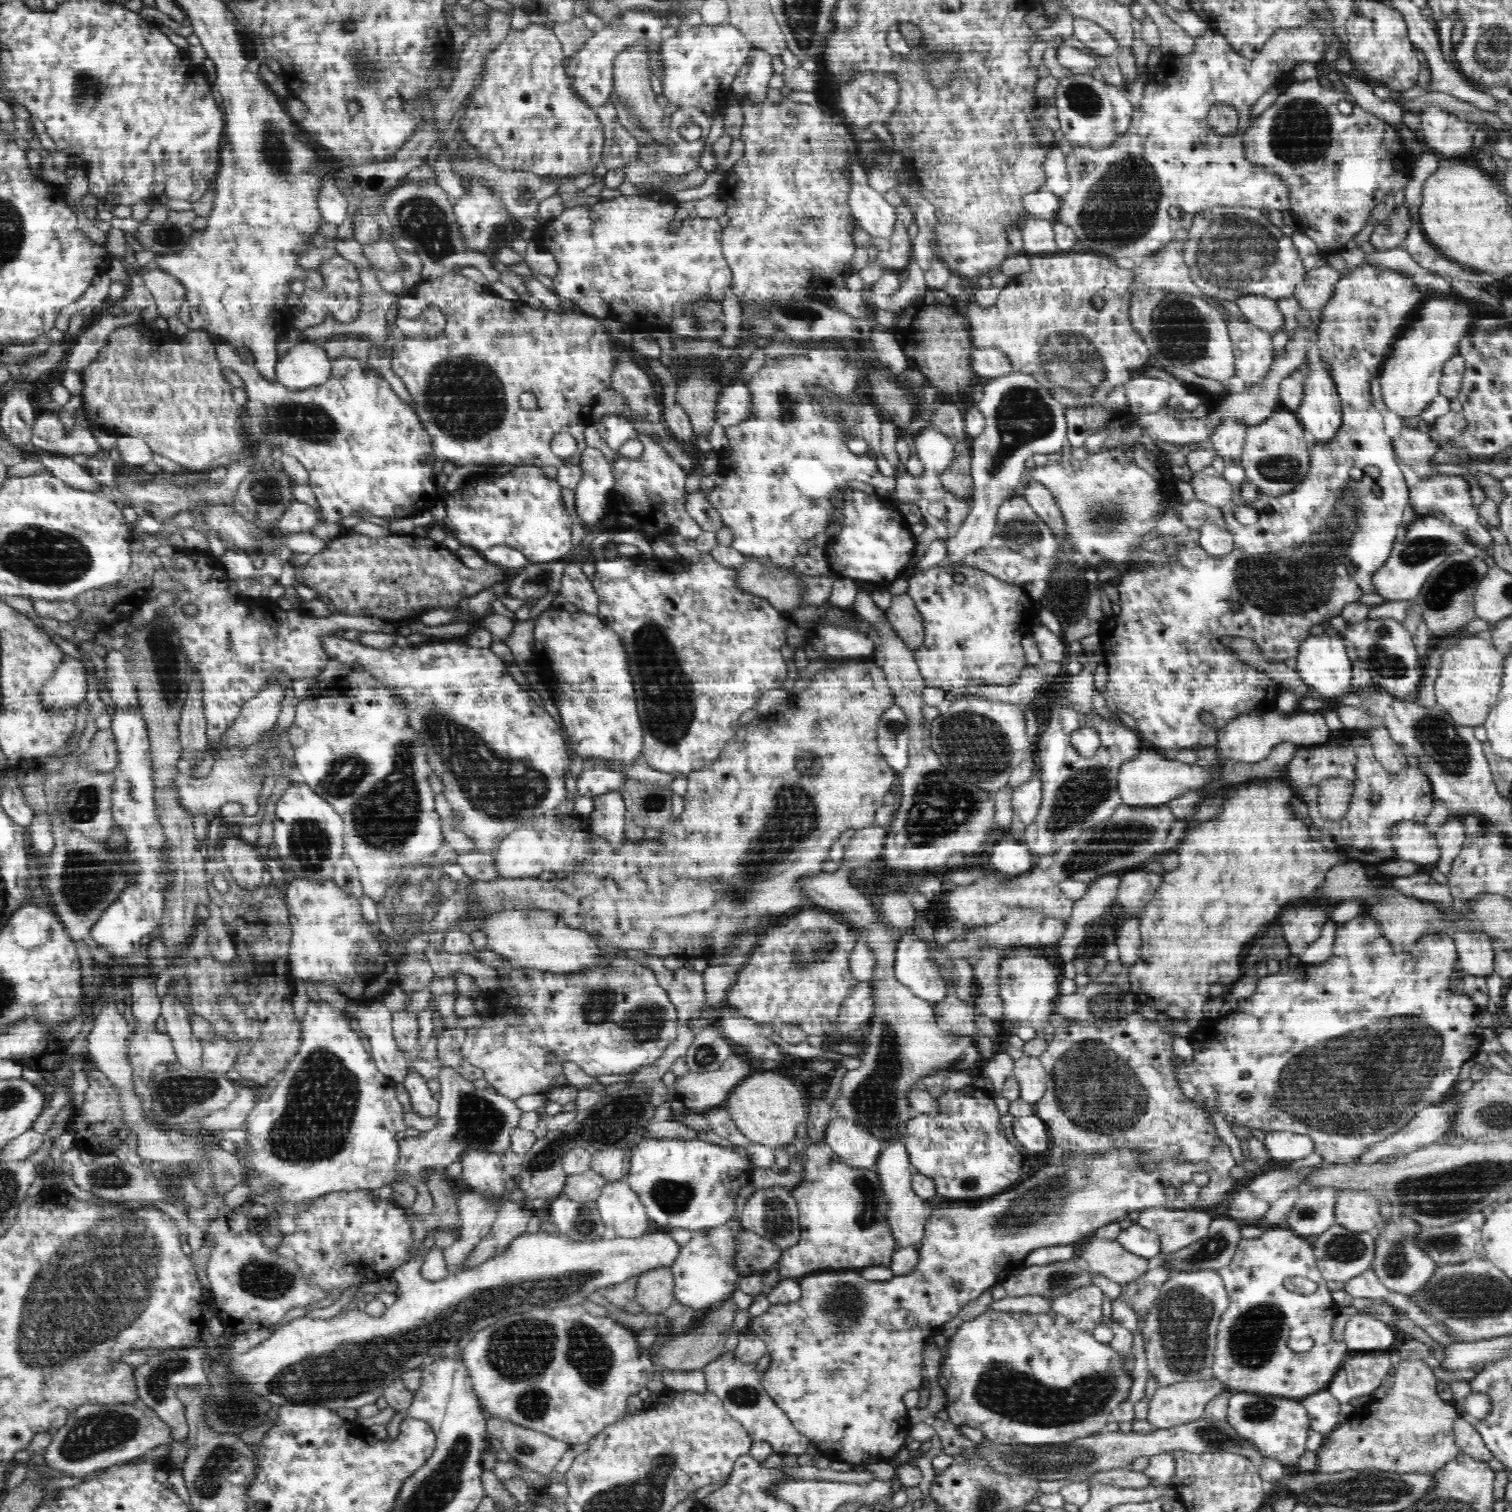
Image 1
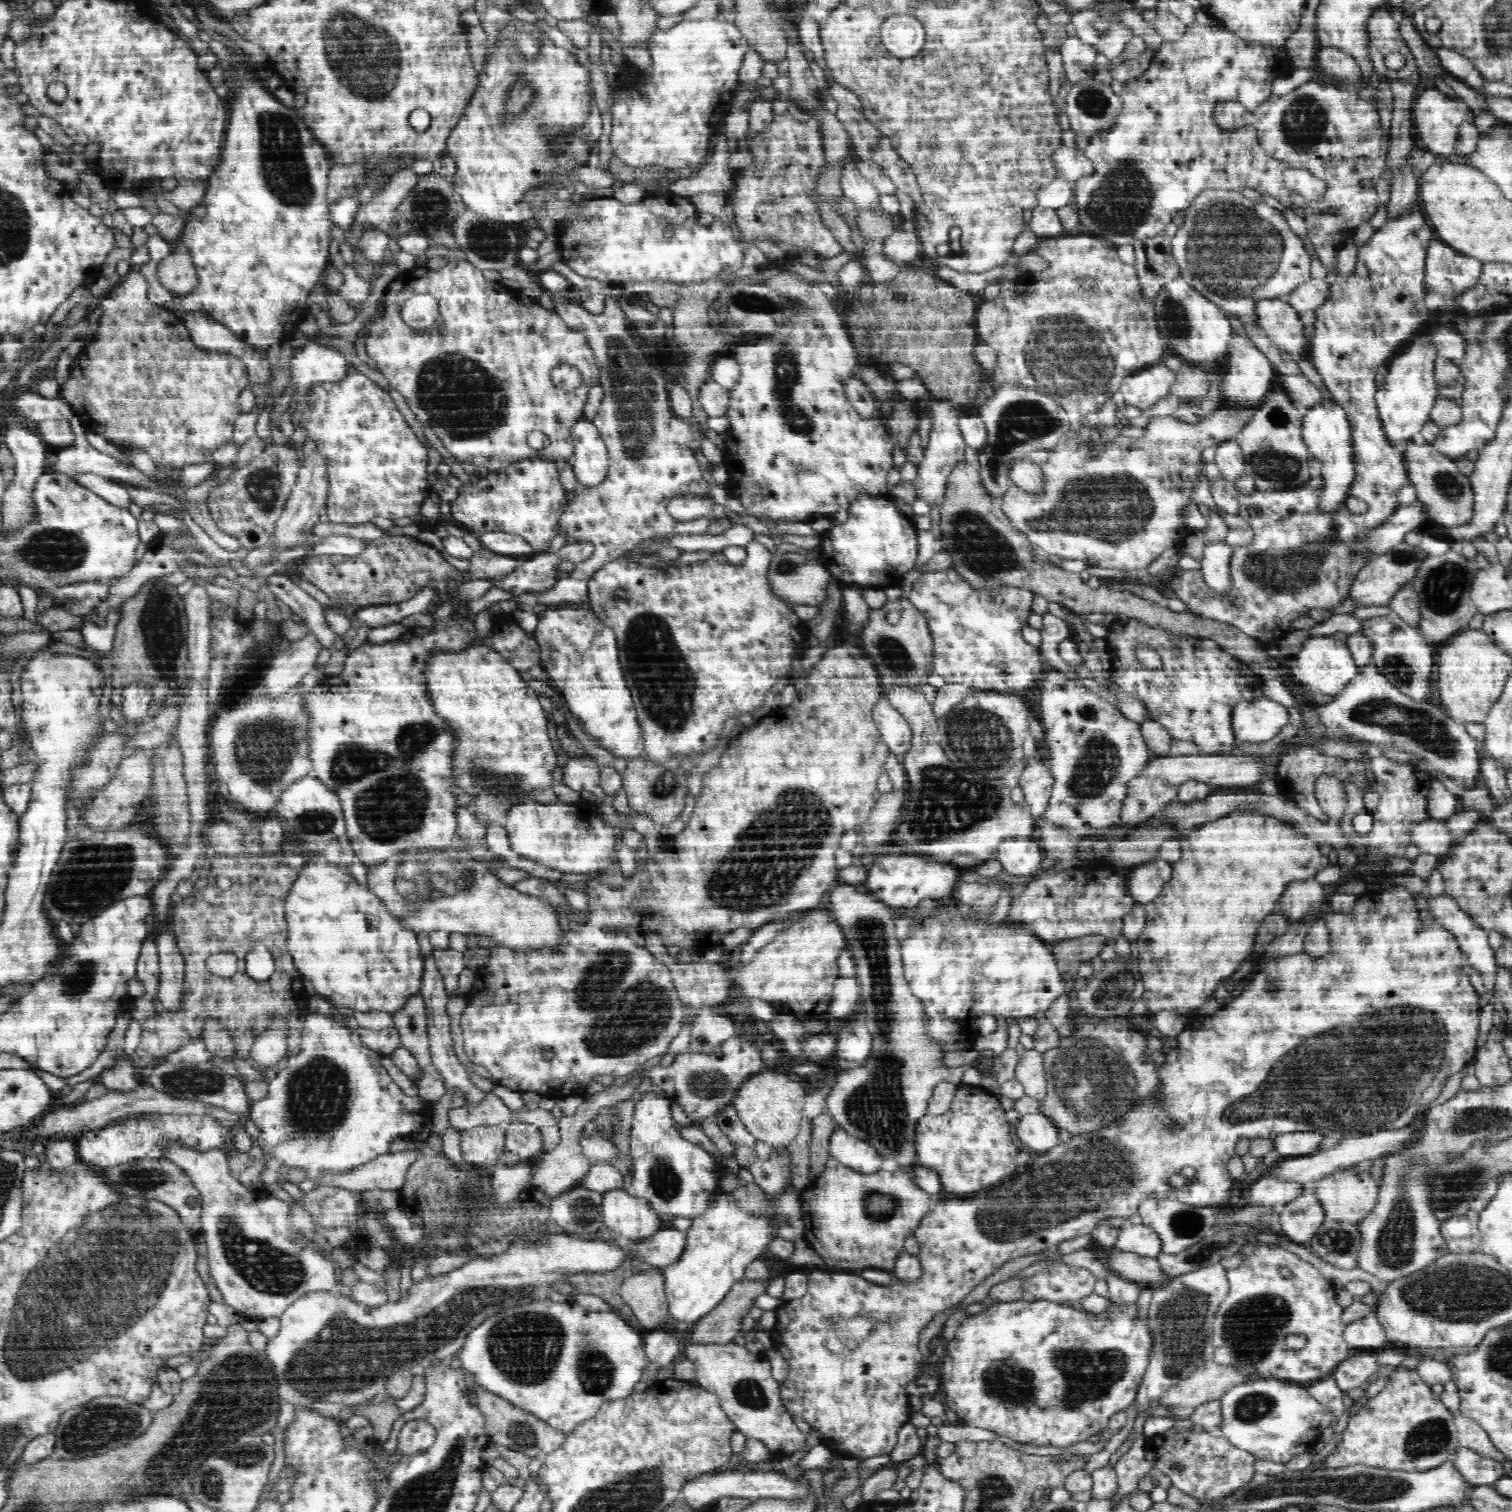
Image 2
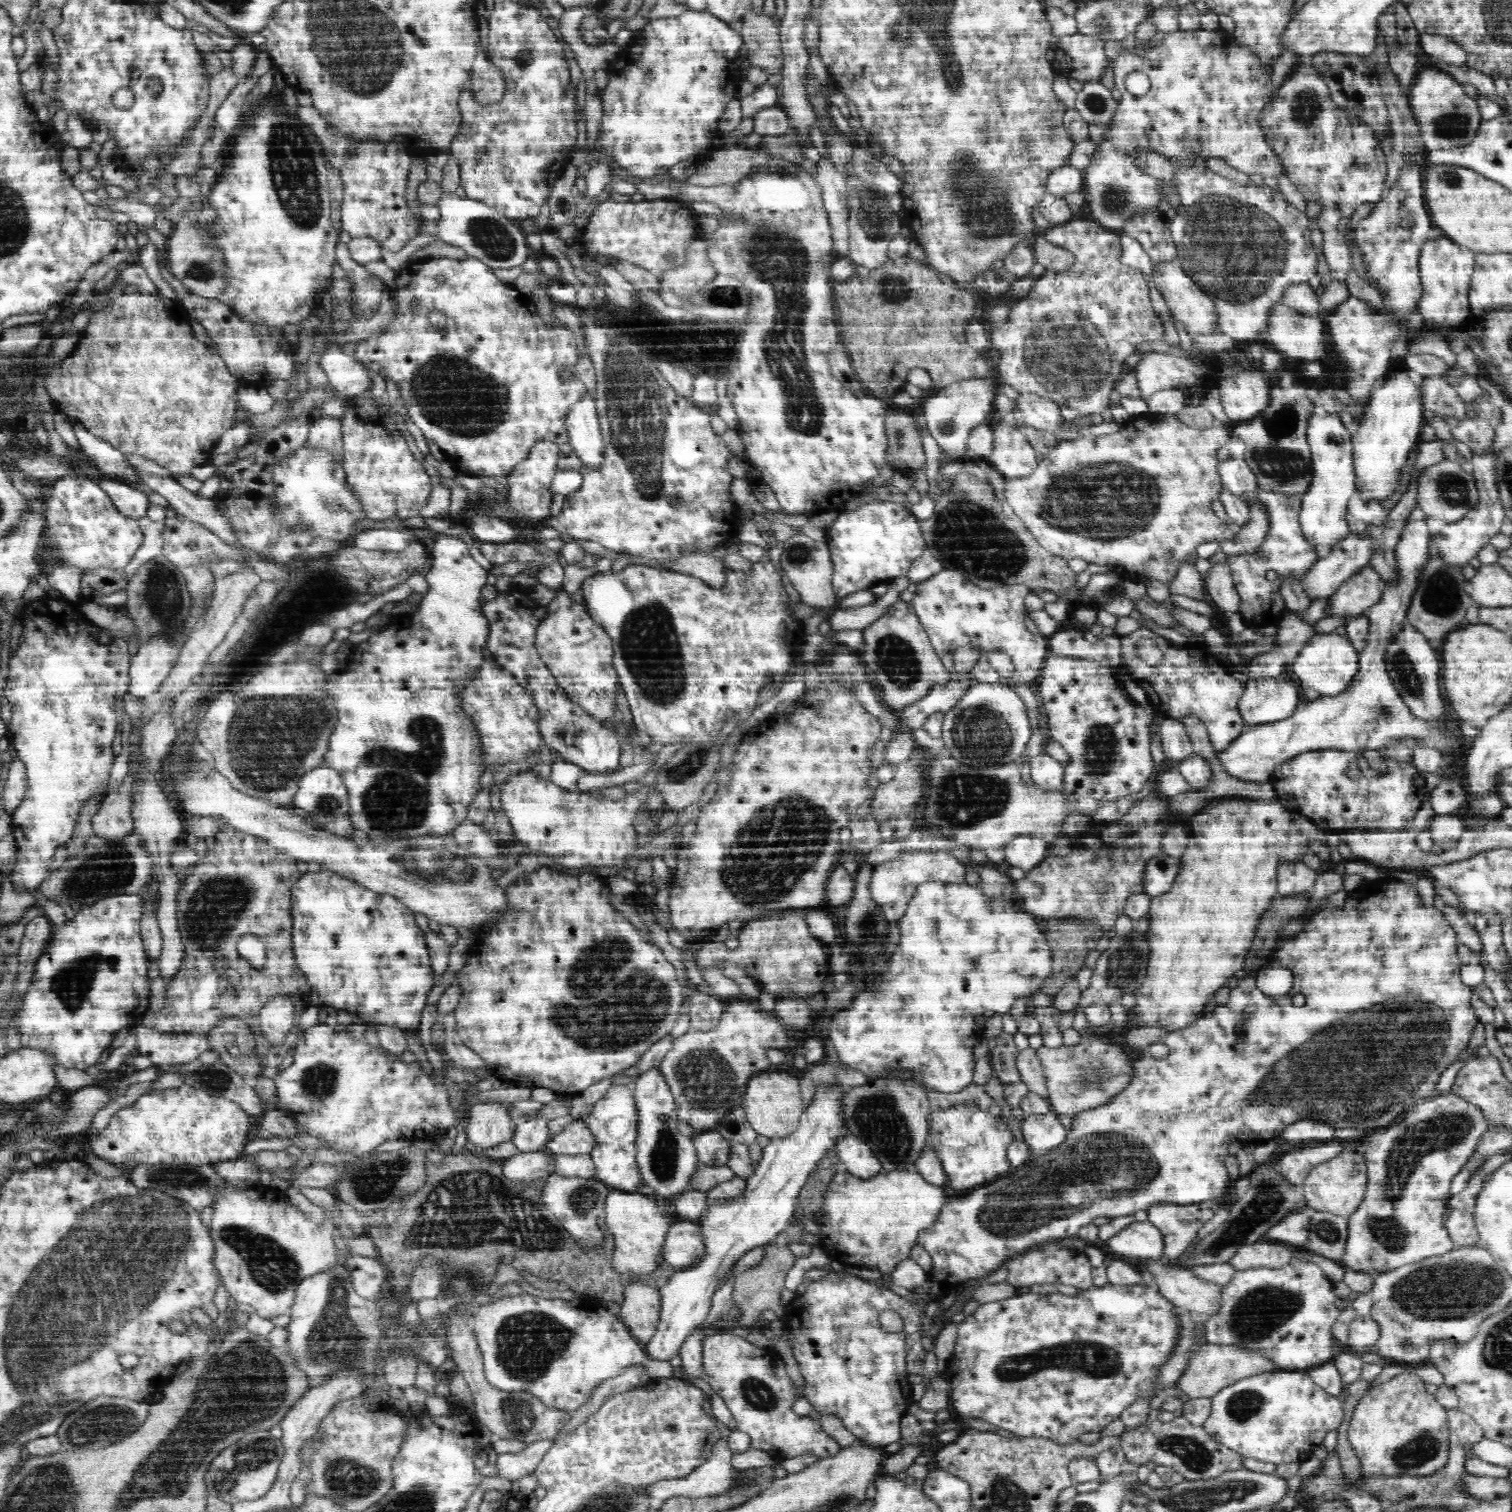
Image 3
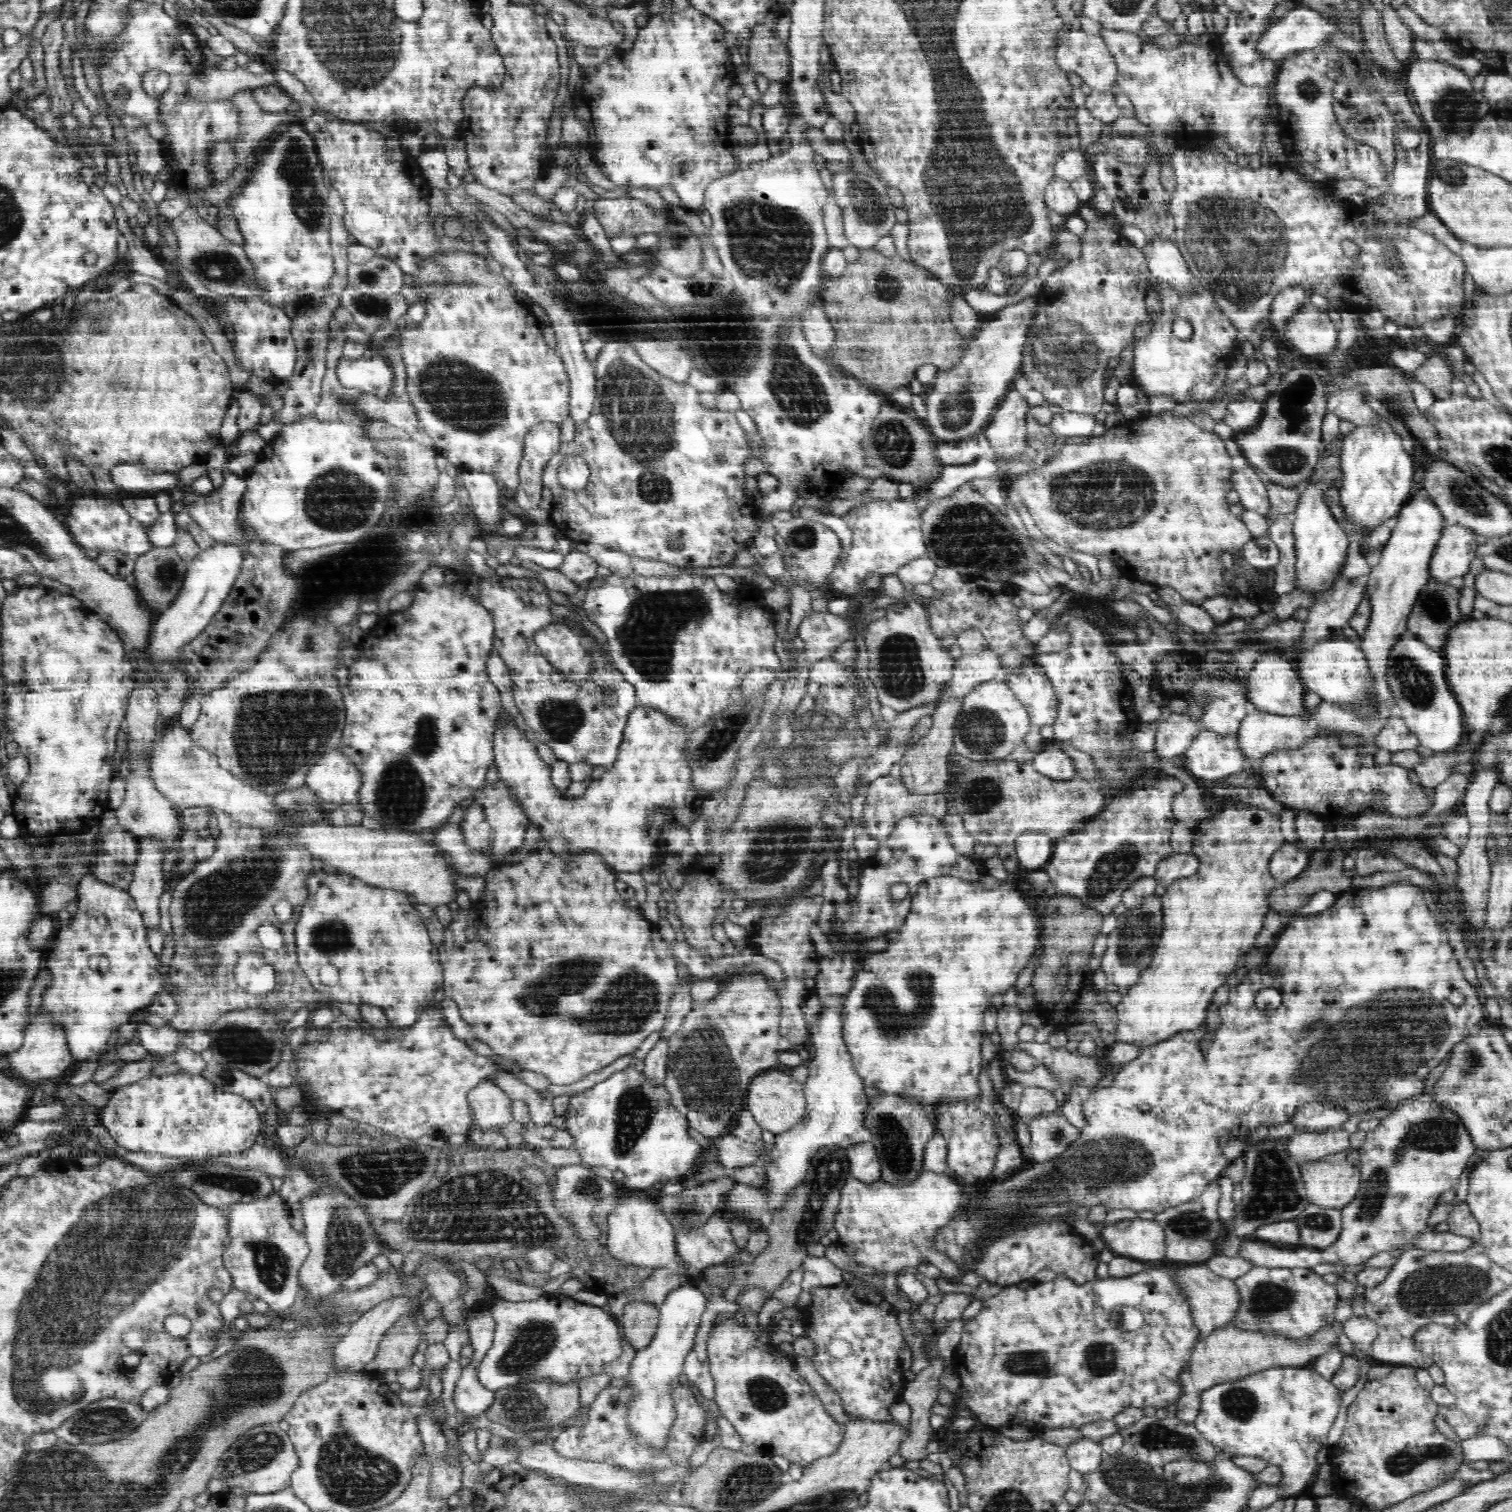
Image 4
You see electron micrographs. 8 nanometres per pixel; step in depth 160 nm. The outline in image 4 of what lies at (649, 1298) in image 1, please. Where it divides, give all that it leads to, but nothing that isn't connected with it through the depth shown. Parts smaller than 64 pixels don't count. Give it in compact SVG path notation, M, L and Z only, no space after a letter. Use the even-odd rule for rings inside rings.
M642 1300L630 1301L623 1306L618 1323L623 1338L634 1350L646 1348L656 1334L660 1311L657 1306Z

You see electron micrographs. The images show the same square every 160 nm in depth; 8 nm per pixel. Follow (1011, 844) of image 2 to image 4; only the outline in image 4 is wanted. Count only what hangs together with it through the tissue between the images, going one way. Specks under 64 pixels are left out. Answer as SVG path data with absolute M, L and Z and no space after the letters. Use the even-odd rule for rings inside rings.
M1040 831L1023 832L1015 840L1015 849L1020 866L1027 869L1042 869L1048 864L1052 856L1052 846L1054 842L1050 836Z

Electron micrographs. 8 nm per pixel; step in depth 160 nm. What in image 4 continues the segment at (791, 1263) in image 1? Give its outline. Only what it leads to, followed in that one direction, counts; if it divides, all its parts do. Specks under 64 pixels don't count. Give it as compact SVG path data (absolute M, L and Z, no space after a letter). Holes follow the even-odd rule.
M922 1171L912 1183L905 1185L892 1185L882 1179L876 1183L863 1183L855 1179L852 1174L847 1176L846 1182L841 1190L841 1204L837 1215L834 1217L834 1230L838 1232L838 1244L850 1258L862 1266L874 1268L884 1272L884 1285L892 1293L904 1296L897 1287L897 1276L894 1272L902 1268L917 1267L920 1263L932 1263L938 1267L941 1276L948 1281L955 1282L963 1276L964 1272L954 1264L954 1261L946 1255L938 1252L933 1243L937 1232L942 1227L950 1224L956 1210L960 1208L964 1200L962 1188L956 1179L948 1178L948 1174L938 1172Z

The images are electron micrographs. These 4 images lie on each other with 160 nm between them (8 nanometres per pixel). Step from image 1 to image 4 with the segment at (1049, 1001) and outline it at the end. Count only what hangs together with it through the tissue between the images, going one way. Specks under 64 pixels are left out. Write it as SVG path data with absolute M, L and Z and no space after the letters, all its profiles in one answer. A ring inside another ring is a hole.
M938 876L926 880L918 887L916 896L911 900L911 909L905 923L898 929L898 938L890 944L886 954L872 954L854 980L854 988L846 996L846 1008L842 1010L842 1039L846 1042L848 1053L853 1060L855 1071L860 1075L865 1086L879 1088L883 1093L900 1095L904 1099L916 1099L921 1104L941 1105L952 1101L970 1101L980 1098L978 1075L981 1071L981 1047L984 1042L984 1012L990 1009L990 998L996 994L1005 995L1016 985L1020 972L1028 966L1032 954L1038 954L1041 948L1039 942L1040 926L1036 917L1028 908L1024 896L1018 890L1008 890L1008 885L1000 884L994 890L984 890L979 882L970 882Z

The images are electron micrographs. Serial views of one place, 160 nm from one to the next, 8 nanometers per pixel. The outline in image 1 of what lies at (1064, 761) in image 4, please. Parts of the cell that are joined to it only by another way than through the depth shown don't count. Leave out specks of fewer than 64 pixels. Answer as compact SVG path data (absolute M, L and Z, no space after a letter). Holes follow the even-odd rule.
M1037 775L1013 790L1011 804L1020 822L1026 825L1036 820L1041 807L1041 796L1041 780Z

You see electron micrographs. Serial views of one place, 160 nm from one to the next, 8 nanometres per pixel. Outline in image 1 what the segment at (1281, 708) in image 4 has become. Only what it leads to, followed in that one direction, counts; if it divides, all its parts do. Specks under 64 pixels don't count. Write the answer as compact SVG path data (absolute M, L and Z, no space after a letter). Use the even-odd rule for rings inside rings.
M1268 714L1264 720L1256 716L1236 716L1224 728L1217 731L1217 743L1214 748L1218 751L1218 764L1236 764L1236 762L1260 762L1268 758L1278 742L1304 742L1304 746L1316 742L1326 742L1332 734L1323 714L1308 714L1296 720L1282 720L1278 714Z

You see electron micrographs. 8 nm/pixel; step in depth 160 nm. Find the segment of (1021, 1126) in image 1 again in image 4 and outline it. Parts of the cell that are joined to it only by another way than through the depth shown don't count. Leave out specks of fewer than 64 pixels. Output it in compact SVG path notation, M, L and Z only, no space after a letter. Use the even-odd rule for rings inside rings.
M1058 1112L1028 1121L1031 1134L1031 1162L1041 1163L1060 1156L1079 1136L1081 1129Z

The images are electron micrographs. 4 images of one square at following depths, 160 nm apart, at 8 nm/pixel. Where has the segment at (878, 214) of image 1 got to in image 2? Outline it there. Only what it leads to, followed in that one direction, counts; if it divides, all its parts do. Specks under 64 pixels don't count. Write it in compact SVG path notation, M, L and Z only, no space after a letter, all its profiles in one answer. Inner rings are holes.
M856 161L845 164L841 174L840 184L843 188L843 196L848 197L855 210L870 210L876 212L880 208L878 189L864 179L859 174L859 170L855 165Z

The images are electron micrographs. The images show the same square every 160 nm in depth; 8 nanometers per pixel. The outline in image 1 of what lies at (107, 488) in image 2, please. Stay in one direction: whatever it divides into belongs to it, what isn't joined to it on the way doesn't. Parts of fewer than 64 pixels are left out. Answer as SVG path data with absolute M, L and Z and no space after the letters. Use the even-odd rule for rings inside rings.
M36 452L36 454L38 454L36 458L44 464L46 470L63 480L70 487L93 493L102 487L97 480L89 475L89 472L83 469L83 465L79 465L71 456L56 456L56 453L46 454L46 452Z

